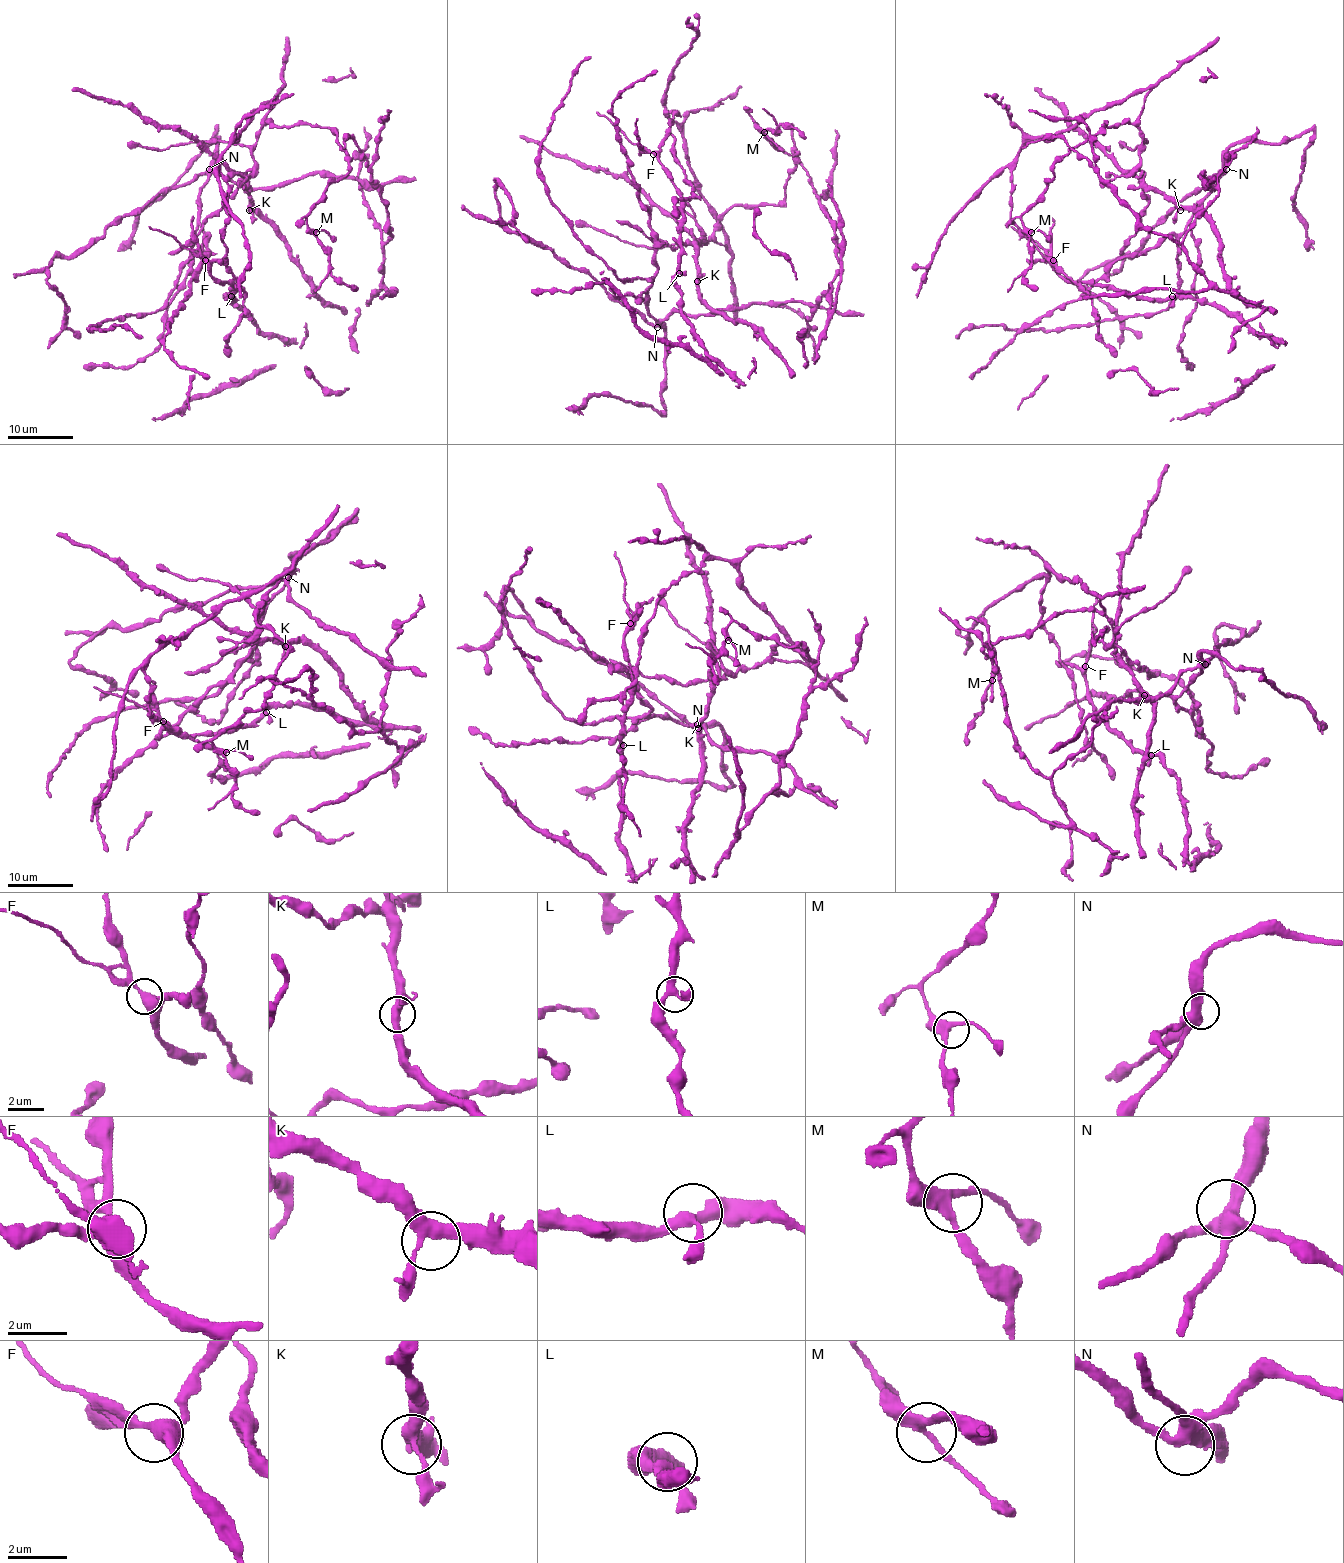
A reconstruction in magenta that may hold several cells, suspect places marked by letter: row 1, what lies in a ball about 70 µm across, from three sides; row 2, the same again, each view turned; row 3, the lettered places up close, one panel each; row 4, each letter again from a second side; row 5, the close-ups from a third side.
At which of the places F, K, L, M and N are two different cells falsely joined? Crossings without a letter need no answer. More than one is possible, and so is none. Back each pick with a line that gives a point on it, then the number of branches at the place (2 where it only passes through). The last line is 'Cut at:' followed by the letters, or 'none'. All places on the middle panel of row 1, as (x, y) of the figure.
Cut at: none

